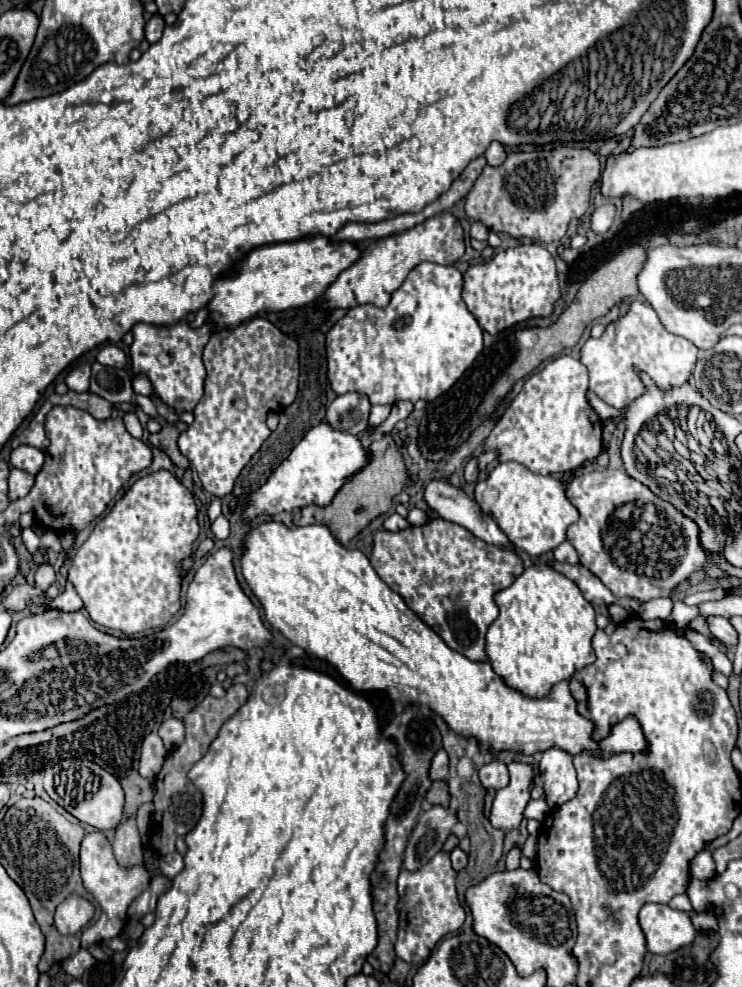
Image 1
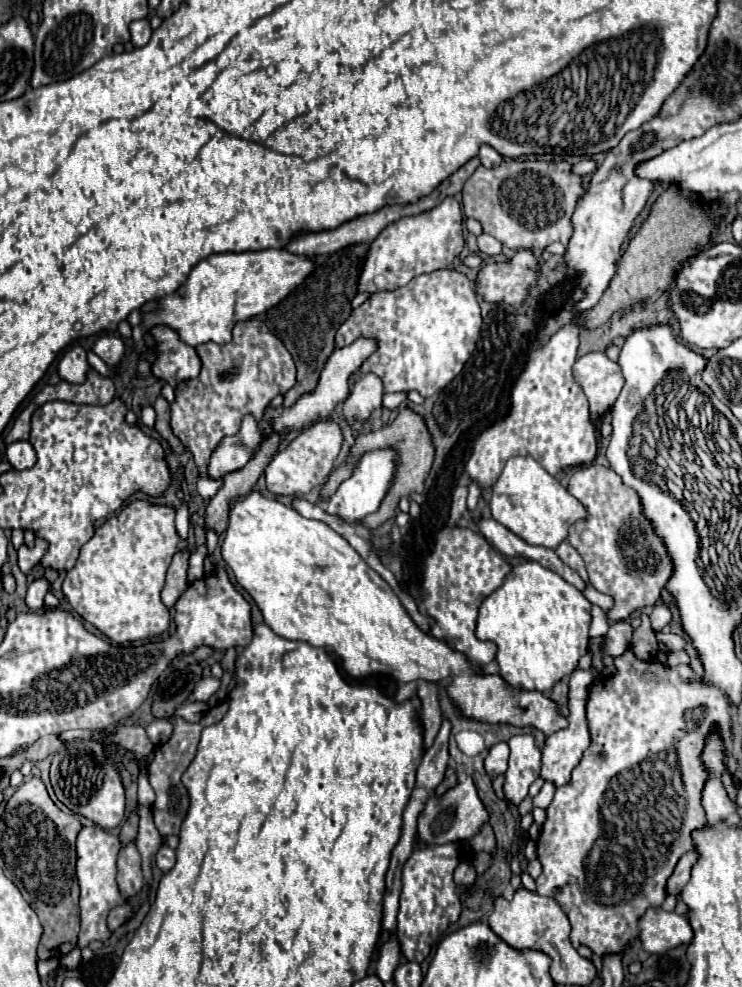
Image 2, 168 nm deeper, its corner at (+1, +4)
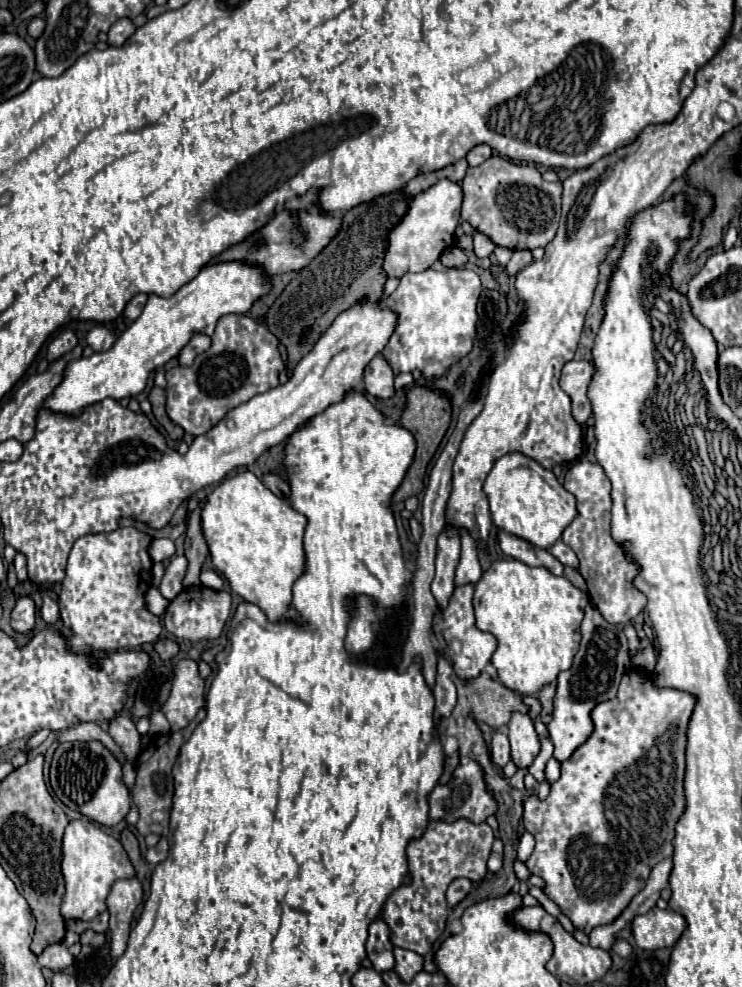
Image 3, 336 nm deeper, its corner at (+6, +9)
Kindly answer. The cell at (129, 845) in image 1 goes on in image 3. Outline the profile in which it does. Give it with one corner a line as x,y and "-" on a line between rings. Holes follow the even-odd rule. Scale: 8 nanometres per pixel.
137,878
131,880
117,880
111,888
111,894
107,898
109,906
109,934
111,934
111,958
113,962
125,952
129,932
131,932
131,922
135,916
137,906
143,900
141,884

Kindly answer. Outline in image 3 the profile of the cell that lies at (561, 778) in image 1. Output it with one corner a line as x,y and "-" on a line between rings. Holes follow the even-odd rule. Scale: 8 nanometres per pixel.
587,604
585,618
581,622
581,646
573,658
573,666
559,674
557,678
557,694
555,694
555,708
553,720
549,722
547,730
551,742
555,746
555,758
559,762
567,760
593,732
591,710
605,700
615,698
619,682
625,672
631,668
631,658
627,654
627,638
623,630
615,624
609,624
593,604

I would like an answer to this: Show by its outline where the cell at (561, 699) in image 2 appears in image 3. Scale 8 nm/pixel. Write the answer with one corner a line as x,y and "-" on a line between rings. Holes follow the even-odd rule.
547,684
547,686
539,692
539,702
541,702
541,722
543,722
543,724
549,724
549,722
551,722
553,696
555,696
555,684

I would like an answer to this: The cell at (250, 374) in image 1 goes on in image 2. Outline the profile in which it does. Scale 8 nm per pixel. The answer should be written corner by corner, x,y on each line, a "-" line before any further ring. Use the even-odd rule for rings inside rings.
258,319
236,323
230,343
204,343
198,345
196,351
202,359
202,371
196,379
190,379
176,389
172,431
194,457
198,467
198,493
210,499
222,483
222,477
212,479
212,475
208,475
208,459
212,457
212,451
216,451
216,443
228,435
236,435
244,415
260,415
270,399
284,395
294,387
296,365
284,343
280,343
280,339
276,339
276,335

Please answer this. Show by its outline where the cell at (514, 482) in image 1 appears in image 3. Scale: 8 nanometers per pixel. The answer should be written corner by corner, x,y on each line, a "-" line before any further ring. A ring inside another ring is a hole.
523,454
503,456
487,476
483,490
489,500
493,524
499,530
523,538
537,548
551,548
577,516
575,496
559,484
551,470
539,466
535,460

